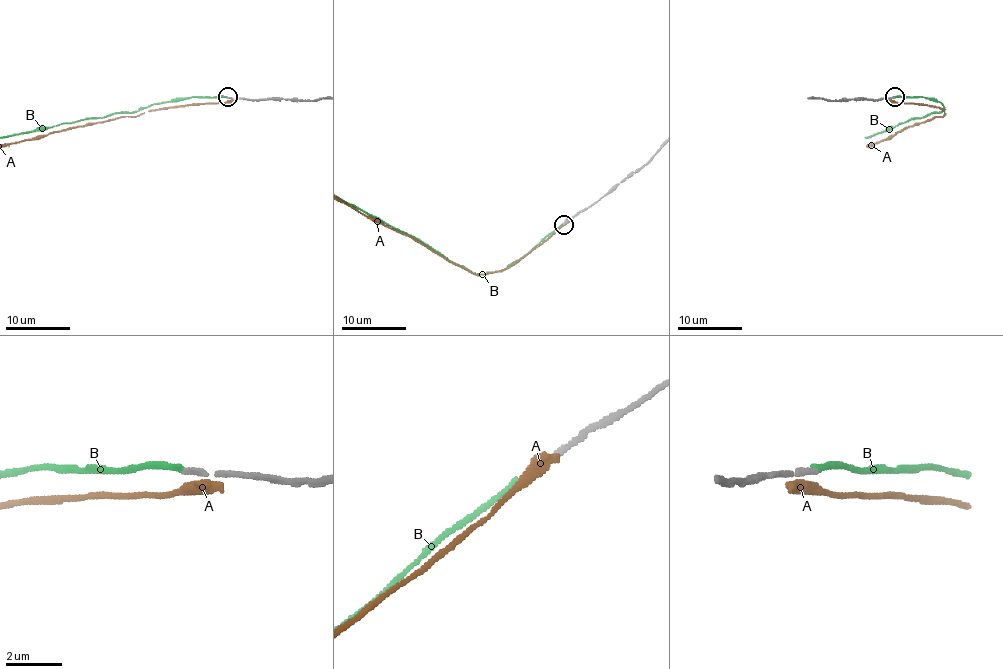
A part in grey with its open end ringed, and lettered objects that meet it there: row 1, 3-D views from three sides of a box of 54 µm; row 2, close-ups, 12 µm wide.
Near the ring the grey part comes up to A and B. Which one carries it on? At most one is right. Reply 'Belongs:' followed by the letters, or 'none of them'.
Belongs: B

